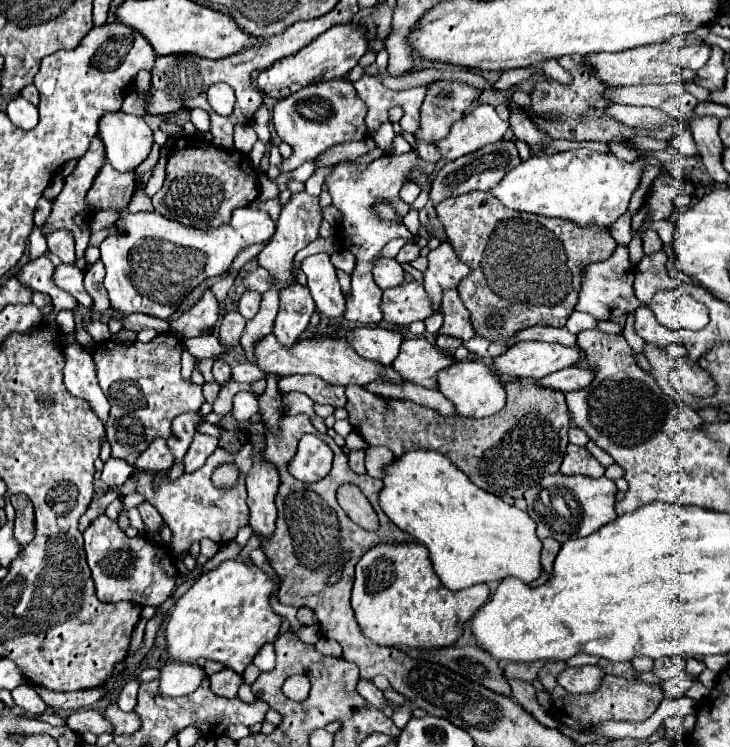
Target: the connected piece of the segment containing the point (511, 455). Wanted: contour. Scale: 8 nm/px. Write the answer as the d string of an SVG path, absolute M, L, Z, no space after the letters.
M512 379L504 383L506 405L496 415L484 419L460 419L444 417L438 411L400 399L386 399L366 391L360 385L346 387L346 411L350 425L366 439L368 445L384 445L392 449L396 457L400 457L406 449L436 449L452 459L452 463L468 475L472 483L494 493L494 495L510 495L514 499L522 499L530 487L536 487L544 475L558 473L566 447L568 447L568 427L570 427L570 411L564 401L562 391L548 391L536 387L534 379Z

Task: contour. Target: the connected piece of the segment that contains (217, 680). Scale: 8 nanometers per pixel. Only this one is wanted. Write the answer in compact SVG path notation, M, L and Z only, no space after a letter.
M222 669L222 671L214 673L214 675L212 675L212 681L210 681L212 691L214 691L218 697L226 697L226 699L236 697L240 685L242 685L242 675L238 675L238 673L232 671L232 669Z

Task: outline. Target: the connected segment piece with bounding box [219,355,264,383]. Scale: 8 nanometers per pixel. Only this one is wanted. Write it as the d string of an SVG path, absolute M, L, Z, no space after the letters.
M229 355L222 356L219 359L230 363L230 367L232 367L232 379L234 379L234 381L240 381L240 383L252 383L252 381L264 377L264 373L258 369L256 363L248 363L248 361L238 363L236 359Z

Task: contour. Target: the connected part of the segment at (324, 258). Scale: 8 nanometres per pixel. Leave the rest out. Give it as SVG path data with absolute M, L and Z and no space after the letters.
M328 253L310 255L302 261L302 271L308 277L308 289L312 287L312 297L316 309L326 317L340 317L344 313L344 295L336 279L336 269Z

